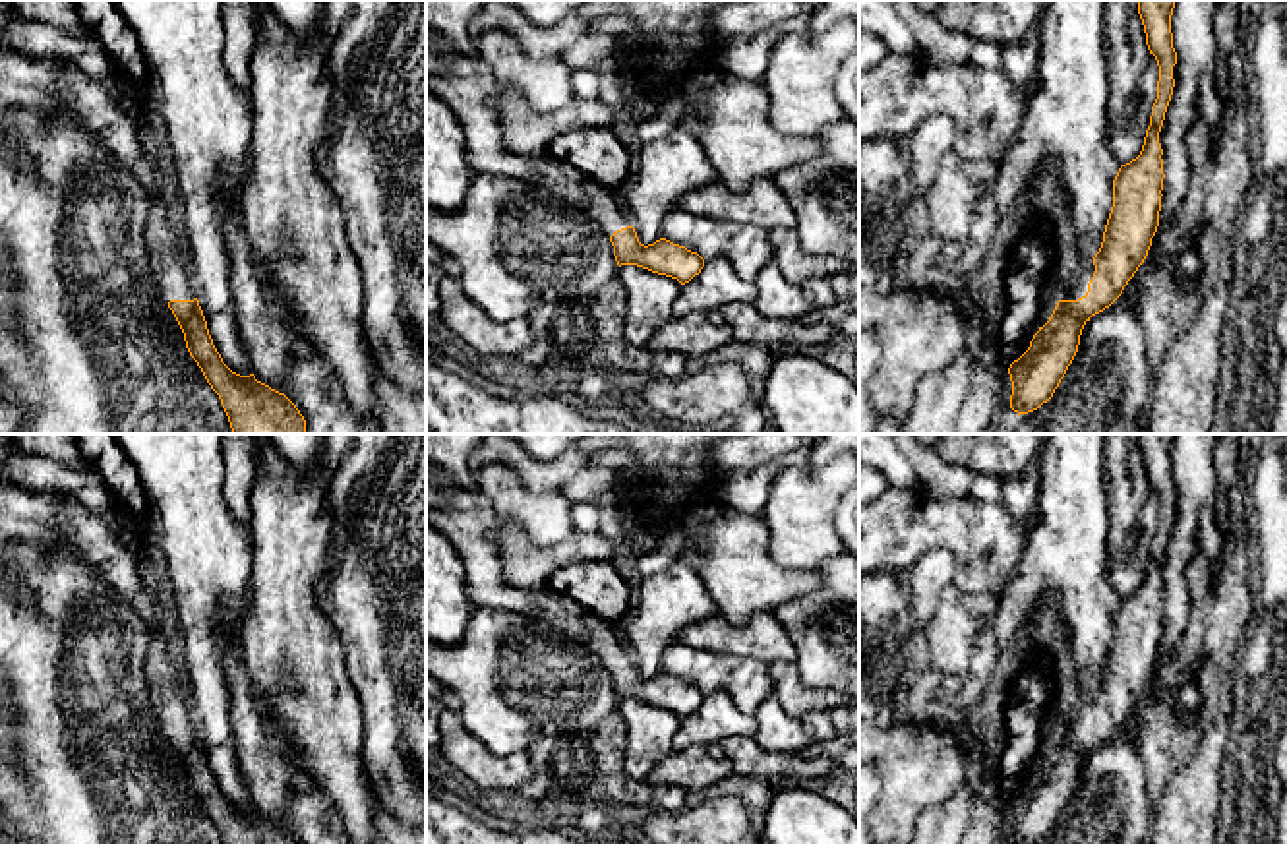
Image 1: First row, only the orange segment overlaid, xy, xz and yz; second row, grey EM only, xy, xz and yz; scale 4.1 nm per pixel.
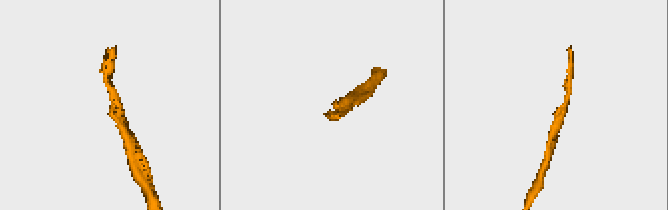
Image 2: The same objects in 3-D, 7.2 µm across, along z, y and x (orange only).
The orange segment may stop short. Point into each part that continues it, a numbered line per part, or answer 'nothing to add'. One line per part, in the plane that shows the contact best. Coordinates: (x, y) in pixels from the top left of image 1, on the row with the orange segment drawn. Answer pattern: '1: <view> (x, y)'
1: yz (1078, 285)

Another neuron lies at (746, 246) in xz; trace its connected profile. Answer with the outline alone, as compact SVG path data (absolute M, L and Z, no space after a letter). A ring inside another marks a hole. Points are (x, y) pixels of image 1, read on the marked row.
M675 207L662 221L662 238L697 252L704 261L726 257L745 281L772 261L768 230L757 225L739 225L699 217Z

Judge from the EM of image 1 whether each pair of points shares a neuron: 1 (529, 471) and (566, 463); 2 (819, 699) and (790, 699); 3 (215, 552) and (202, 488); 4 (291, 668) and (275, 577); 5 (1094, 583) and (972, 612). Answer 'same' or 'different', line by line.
1: same
2: same
3: same
4: same
5: different

